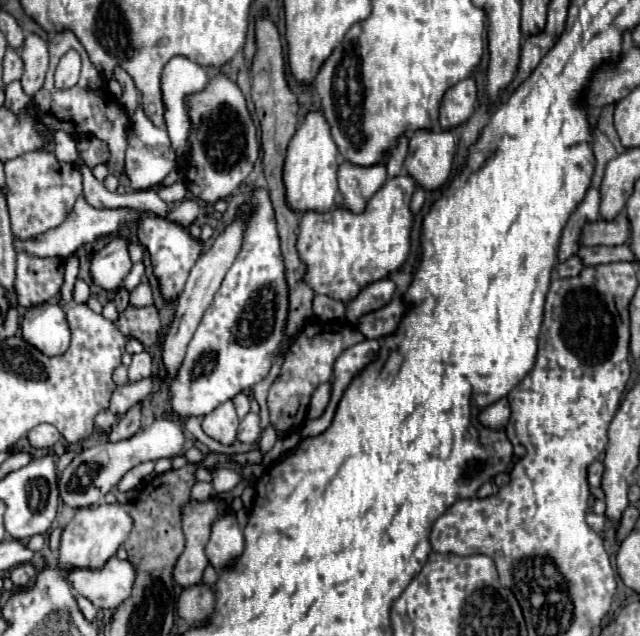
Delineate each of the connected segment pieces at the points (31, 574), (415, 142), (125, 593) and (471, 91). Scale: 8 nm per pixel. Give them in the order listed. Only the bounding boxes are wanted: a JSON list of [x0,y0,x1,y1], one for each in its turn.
[[10,563,36,587],[404,131,456,191],[68,557,136,609],[440,79,476,129]]

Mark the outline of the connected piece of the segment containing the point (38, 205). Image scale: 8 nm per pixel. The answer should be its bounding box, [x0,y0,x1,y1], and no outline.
[4,149,82,239]

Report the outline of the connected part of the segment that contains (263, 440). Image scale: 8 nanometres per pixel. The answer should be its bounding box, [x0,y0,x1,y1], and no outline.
[260,427,278,455]

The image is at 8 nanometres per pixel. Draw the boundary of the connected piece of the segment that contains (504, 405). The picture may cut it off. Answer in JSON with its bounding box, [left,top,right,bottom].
[478,399,510,429]

